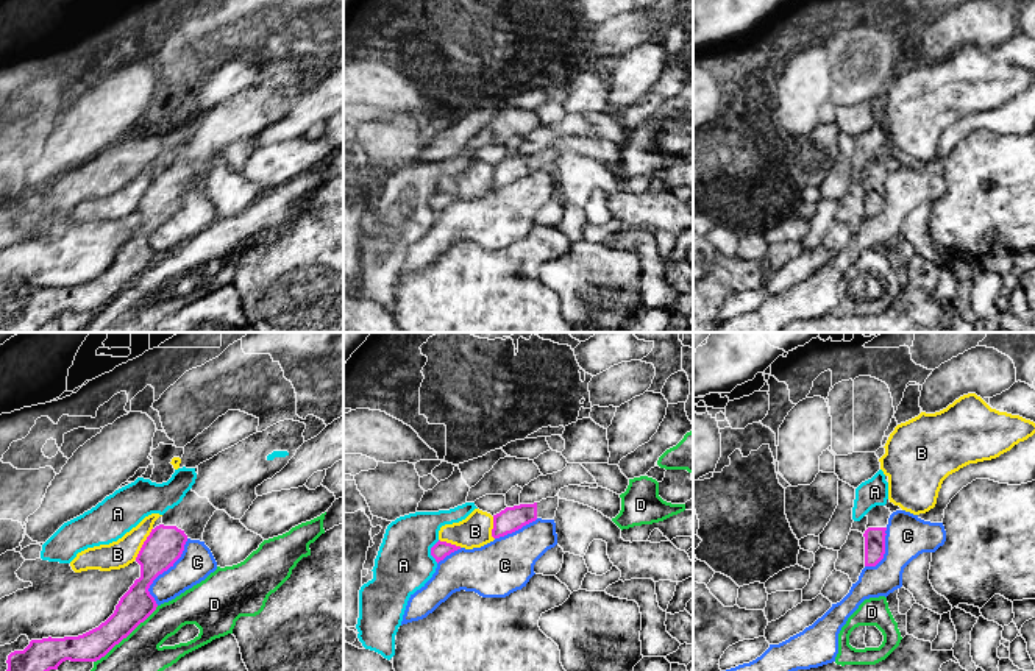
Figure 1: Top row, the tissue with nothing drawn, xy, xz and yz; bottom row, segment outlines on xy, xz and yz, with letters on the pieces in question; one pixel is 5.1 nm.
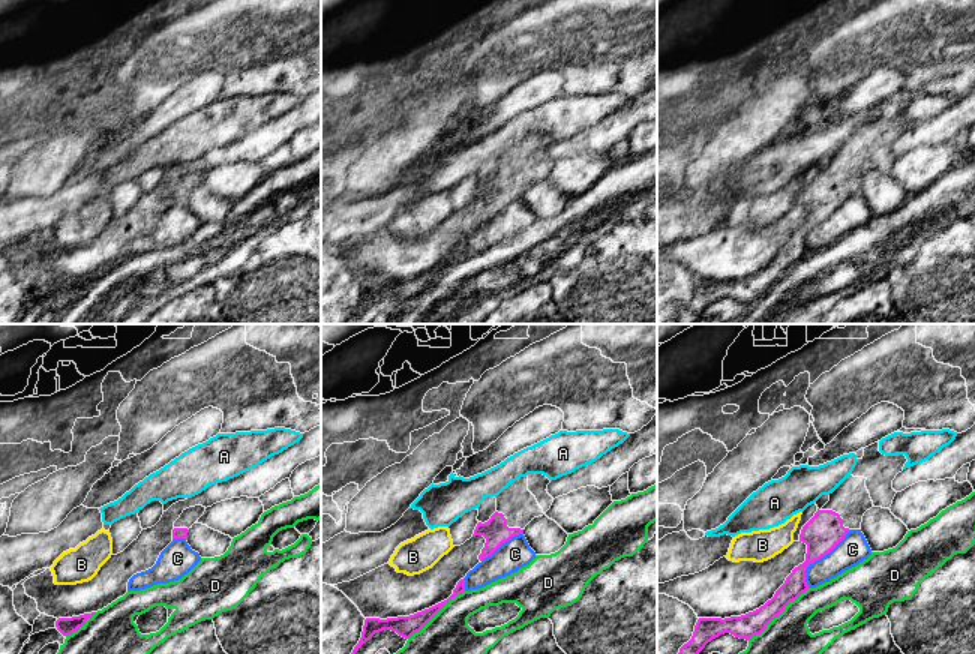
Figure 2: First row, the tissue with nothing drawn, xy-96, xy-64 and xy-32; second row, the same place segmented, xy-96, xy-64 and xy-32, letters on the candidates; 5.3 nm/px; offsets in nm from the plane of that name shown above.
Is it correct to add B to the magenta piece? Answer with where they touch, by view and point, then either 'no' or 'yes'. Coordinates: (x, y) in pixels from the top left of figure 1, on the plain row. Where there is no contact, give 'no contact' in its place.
xy (144, 194) | no

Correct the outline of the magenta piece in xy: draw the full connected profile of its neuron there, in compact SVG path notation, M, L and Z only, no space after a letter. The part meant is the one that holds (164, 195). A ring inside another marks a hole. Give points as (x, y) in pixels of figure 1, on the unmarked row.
M279 72L195 117L197 130L192 139L178 156L162 165L162 173L151 179L144 192L136 208L140 215L140 228L120 248L114 264L98 278L78 287L31 290L23 301L8 306L8 320L2 332L36 332L50 320L58 320L66 311L97 312L105 307L156 261L158 254L148 239L181 208L186 192L189 189L203 192L205 178L217 159L240 170L258 148L256 137L279 123L304 94L304 80L306 75L300 72Z

